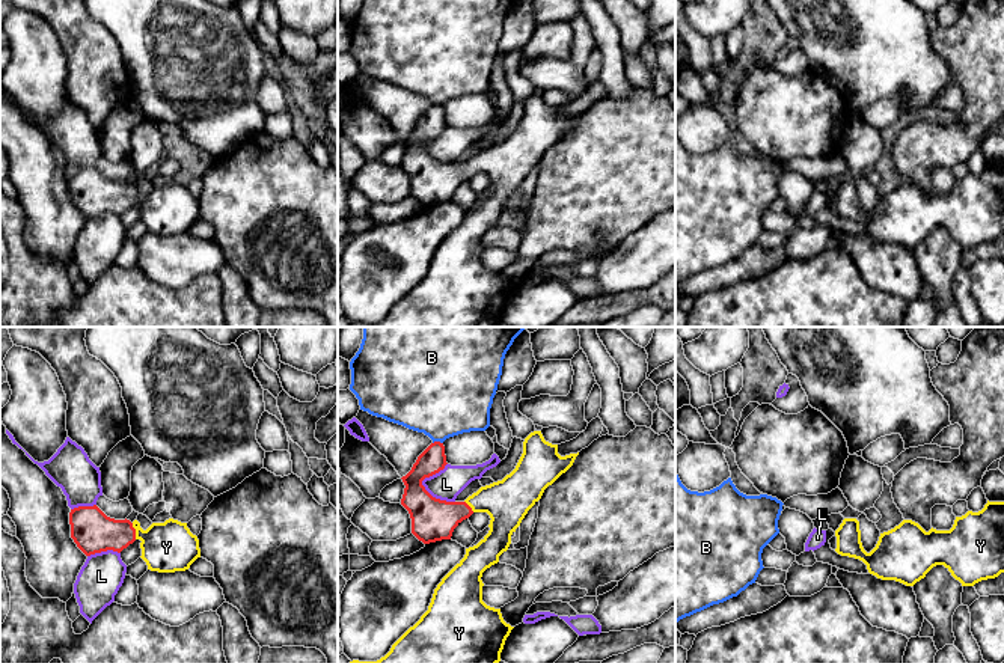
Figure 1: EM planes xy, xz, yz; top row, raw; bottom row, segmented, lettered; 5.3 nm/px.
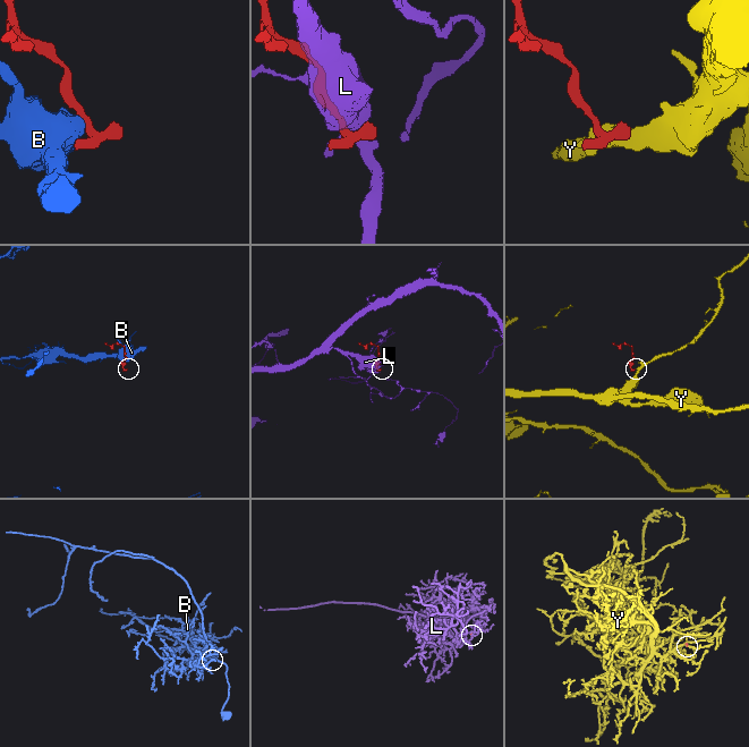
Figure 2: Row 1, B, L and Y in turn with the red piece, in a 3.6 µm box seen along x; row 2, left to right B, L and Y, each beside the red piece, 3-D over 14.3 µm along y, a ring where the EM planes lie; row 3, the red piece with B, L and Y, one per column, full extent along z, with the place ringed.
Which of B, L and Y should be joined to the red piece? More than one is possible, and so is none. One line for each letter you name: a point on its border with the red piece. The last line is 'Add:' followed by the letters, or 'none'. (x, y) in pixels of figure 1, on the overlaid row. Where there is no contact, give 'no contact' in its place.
Y: xy (134, 531)
Add: Y

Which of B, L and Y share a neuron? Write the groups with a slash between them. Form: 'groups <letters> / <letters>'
groups B / L / Y

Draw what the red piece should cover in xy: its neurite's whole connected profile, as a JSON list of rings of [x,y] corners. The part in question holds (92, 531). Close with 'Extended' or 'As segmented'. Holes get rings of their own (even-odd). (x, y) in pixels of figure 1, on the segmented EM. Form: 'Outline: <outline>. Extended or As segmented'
Outline: [[[96,505],[78,506],[69,512],[71,538],[86,555],[107,550],[121,553],[140,539],[142,559],[158,573],[185,571],[200,558],[199,539],[187,523],[169,518],[152,523],[146,530],[134,520],[107,517]]]. Extended

